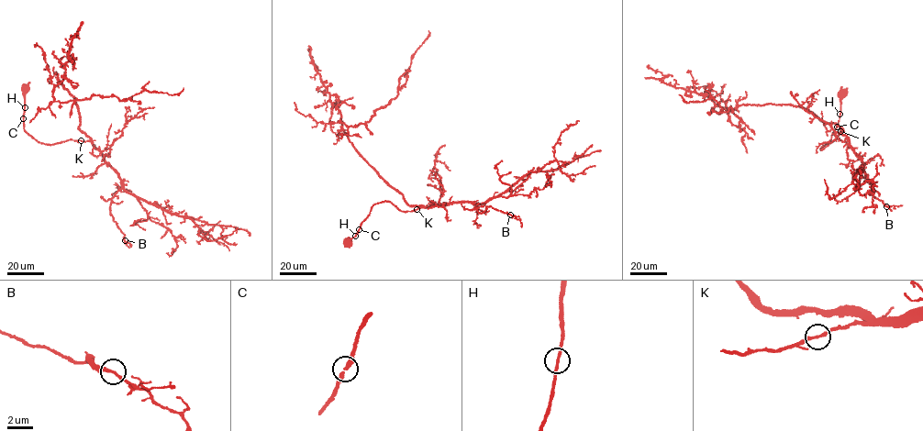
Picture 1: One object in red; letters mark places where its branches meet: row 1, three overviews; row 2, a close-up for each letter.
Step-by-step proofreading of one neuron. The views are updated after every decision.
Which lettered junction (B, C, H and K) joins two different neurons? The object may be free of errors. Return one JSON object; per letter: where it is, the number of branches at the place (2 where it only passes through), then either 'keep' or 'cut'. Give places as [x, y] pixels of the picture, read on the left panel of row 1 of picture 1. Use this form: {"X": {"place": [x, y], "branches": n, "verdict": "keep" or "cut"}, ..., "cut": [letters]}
{"B": {"place": [125, 240], "branches": 2, "verdict": "keep"}, "C": {"place": [23, 118], "branches": 2, "verdict": "keep"}, "H": {"place": [25, 107], "branches": 2, "verdict": "keep"}, "K": {"place": [81, 140], "branches": 2, "verdict": "keep"}, "cut": []}

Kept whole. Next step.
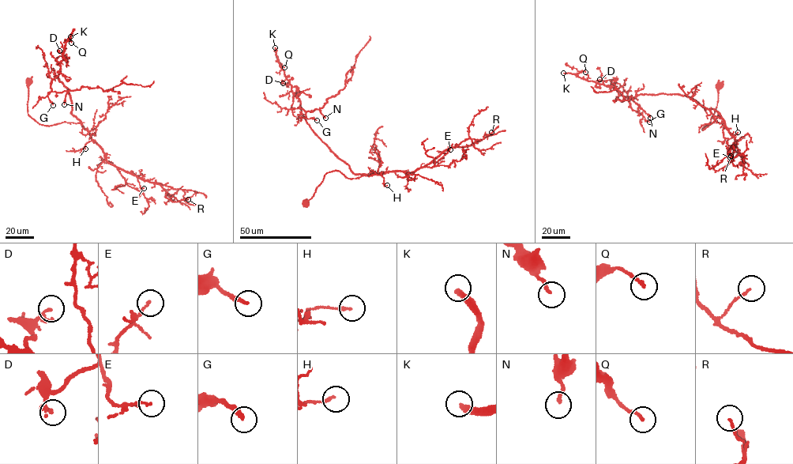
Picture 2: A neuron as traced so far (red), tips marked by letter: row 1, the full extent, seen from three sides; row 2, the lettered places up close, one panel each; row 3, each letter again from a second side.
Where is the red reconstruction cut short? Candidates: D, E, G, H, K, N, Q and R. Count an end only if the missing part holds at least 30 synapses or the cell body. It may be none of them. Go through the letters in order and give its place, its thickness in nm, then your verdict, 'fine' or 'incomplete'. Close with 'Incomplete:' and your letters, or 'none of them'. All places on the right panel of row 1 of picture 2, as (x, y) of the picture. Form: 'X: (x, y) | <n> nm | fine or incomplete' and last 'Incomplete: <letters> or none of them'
D: (599, 79) | 150 nm | incomplete
E: (730, 157) | 120 nm | fine
G: (649, 122) | 240 nm | fine
H: (738, 132) | 140 nm | fine
K: (563, 73) | 320 nm | incomplete
N: (650, 118) | 180 nm | fine
Q: (585, 72) | 160 nm | fine
R: (730, 156) | 110 nm | fine
Incomplete: D, K

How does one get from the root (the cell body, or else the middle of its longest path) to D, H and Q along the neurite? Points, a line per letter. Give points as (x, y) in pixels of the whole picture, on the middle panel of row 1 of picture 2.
D: (305, 203), (328, 172), (351, 179), (365, 175), (354, 173), (317, 135), (289, 81), (283, 83)
H: (305, 203), (330, 171), (340, 171), (351, 179), (385, 173), (382, 171), (385, 186), (387, 185)
Q: (305, 203), (328, 172), (340, 171), (351, 179), (365, 175), (354, 173), (310, 127), (278, 59), (284, 67)

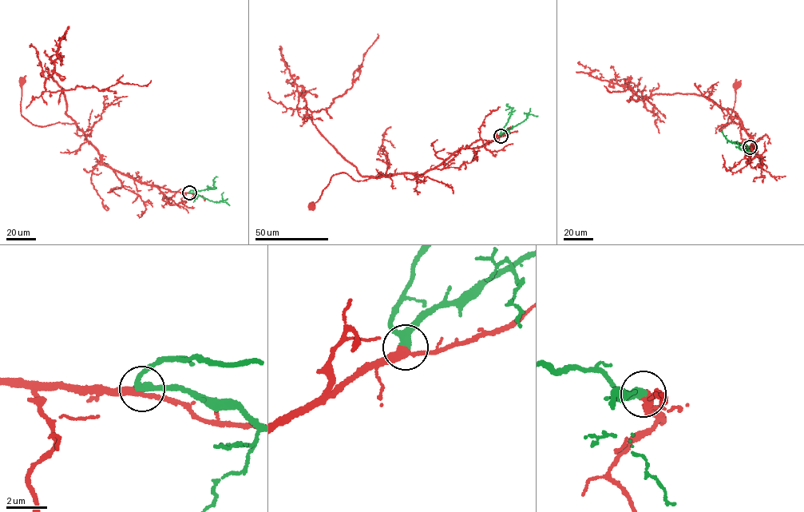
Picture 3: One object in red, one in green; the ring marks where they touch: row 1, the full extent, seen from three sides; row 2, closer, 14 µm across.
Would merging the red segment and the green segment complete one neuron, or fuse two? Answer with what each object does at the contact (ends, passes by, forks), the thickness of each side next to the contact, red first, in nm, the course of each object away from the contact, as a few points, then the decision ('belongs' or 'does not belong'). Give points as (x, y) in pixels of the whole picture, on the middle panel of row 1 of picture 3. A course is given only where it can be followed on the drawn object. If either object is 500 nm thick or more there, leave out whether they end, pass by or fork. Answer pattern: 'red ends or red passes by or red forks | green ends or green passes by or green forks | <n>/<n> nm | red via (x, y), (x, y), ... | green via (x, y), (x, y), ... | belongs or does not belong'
red passes by | green passes by | 320/320 nm | red via (501, 136), (482, 146), (461, 148), (417, 175), (395, 173), (358, 181), (345, 172), (335, 174), (310, 206) | green via (501, 136), (501, 129), (511, 114), (512, 108), (506, 105), (508, 104) | belongs

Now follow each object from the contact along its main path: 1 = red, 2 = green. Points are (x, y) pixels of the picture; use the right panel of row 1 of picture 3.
1: (750, 147), (750, 150), (746, 152), (752, 145), (752, 139), (736, 113), (718, 130), (731, 113), (736, 85)
2: (750, 147), (728, 141), (722, 131)

